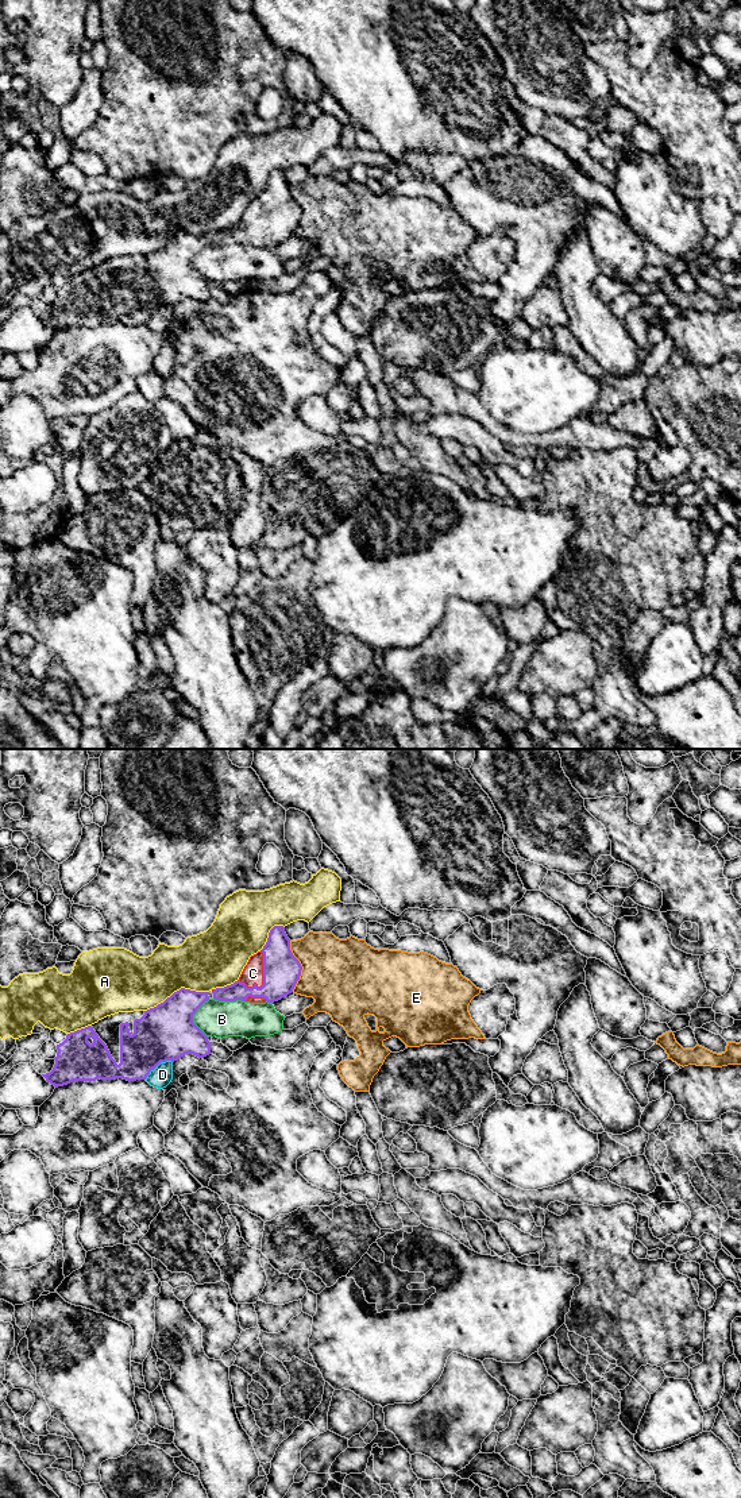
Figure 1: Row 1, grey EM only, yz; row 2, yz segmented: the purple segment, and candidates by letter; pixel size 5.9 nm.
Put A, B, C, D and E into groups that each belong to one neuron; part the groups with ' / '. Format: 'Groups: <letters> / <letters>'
Groups: A / B / C / D / E

